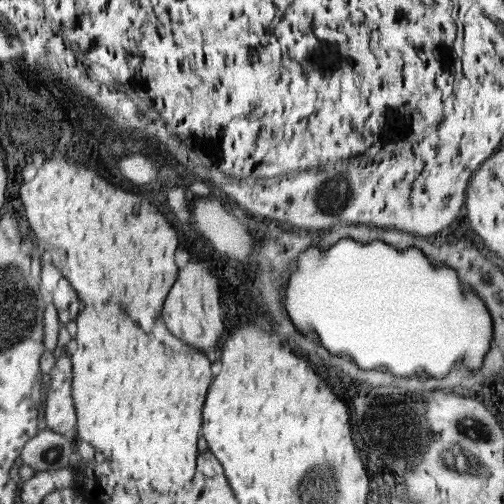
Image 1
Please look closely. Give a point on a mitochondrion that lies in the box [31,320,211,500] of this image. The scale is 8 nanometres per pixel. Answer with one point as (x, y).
(52, 454)

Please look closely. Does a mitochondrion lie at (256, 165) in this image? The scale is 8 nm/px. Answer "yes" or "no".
no

